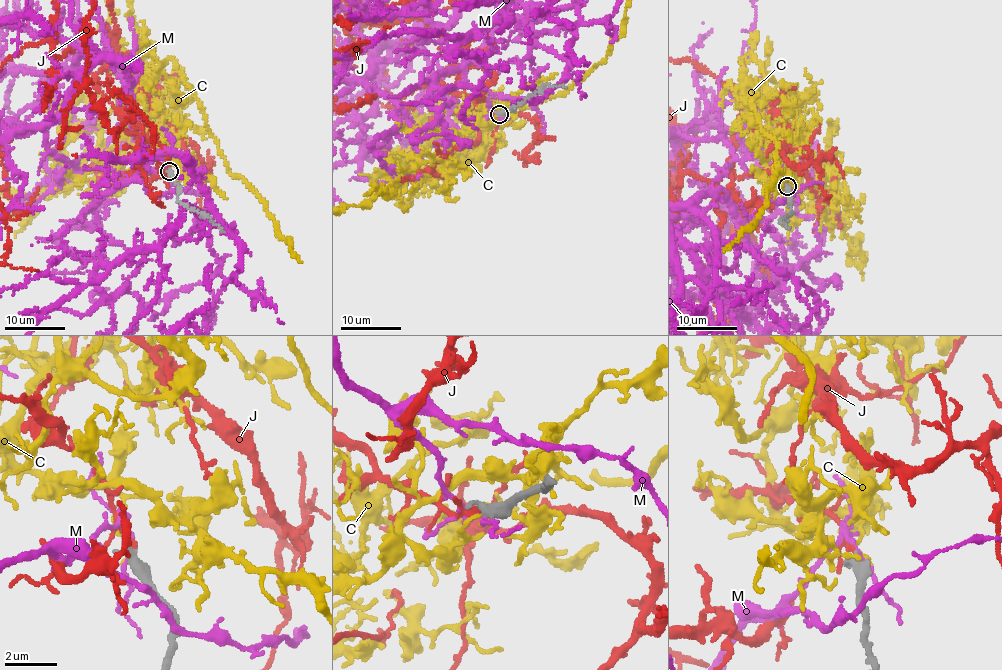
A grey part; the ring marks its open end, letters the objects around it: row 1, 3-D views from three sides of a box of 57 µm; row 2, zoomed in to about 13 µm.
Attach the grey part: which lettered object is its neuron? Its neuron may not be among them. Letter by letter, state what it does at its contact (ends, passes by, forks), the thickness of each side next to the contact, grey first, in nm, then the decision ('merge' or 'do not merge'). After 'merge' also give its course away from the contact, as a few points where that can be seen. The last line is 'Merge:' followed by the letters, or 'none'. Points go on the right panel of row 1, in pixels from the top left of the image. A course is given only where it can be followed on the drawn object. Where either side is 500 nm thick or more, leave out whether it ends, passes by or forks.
C: it ends | 480/160 nm | do not merge
J: it passes by | 480/140 nm | merge
M: 500/140 nm | do not merge
Merge: J

